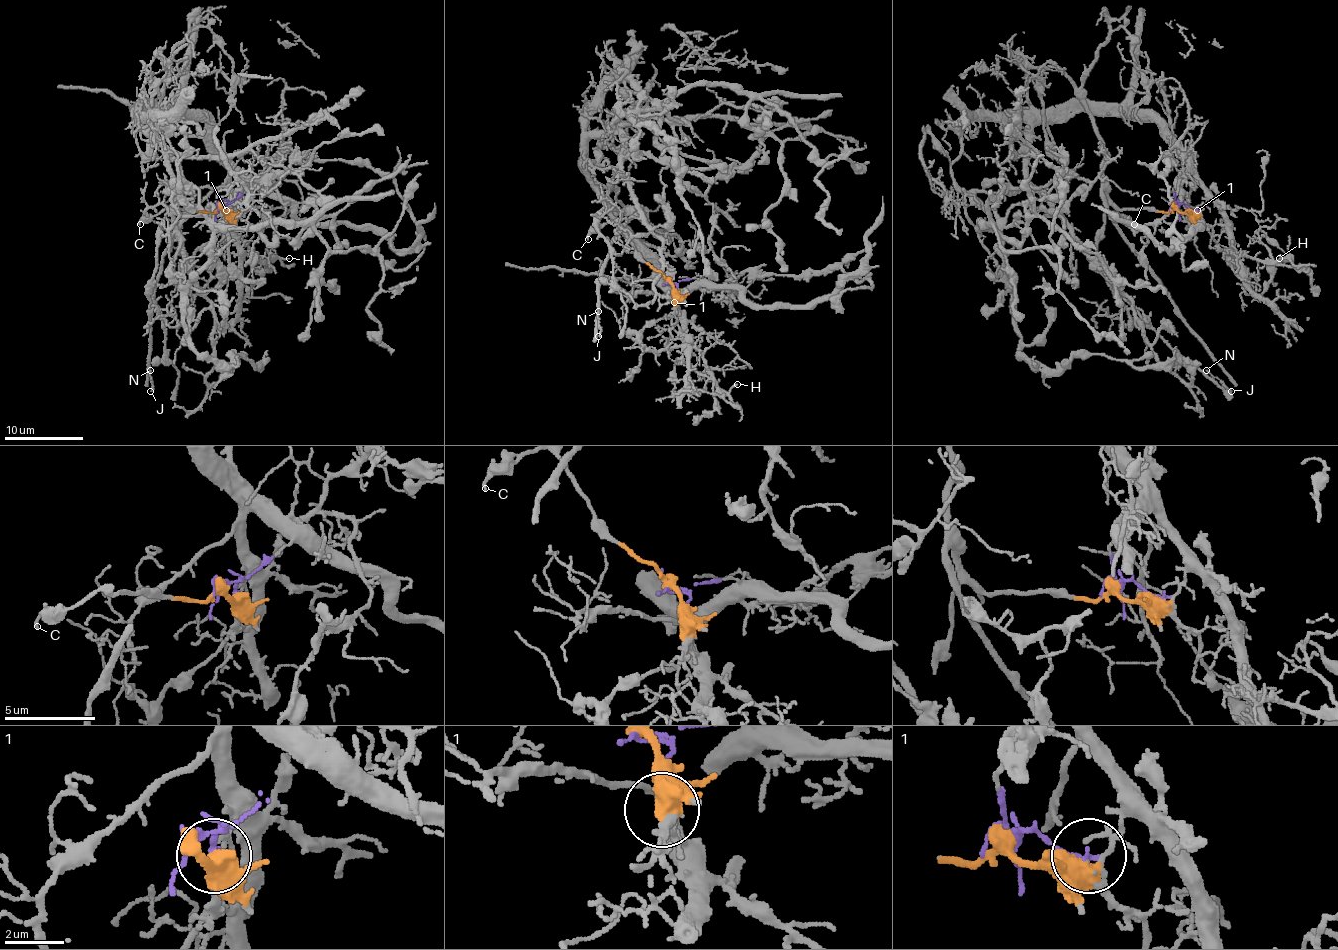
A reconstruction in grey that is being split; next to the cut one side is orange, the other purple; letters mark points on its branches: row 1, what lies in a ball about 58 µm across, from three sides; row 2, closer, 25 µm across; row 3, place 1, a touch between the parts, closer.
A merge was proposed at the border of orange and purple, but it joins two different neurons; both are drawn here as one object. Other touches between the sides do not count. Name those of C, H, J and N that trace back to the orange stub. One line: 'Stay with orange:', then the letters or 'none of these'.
Stay with orange: C, J, N

